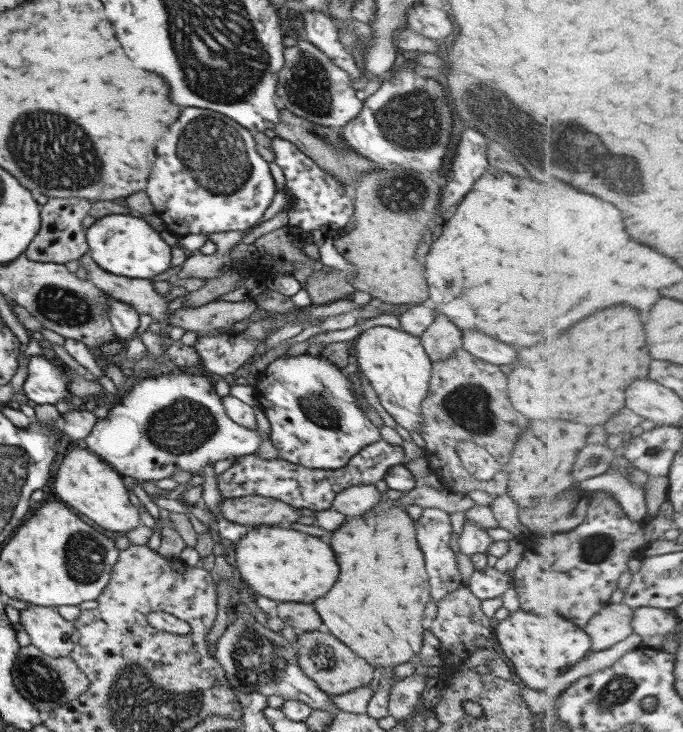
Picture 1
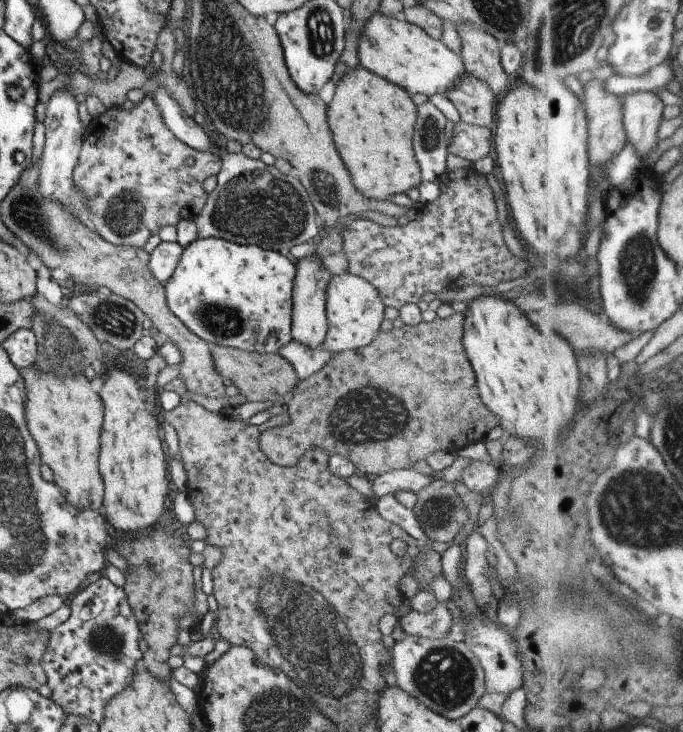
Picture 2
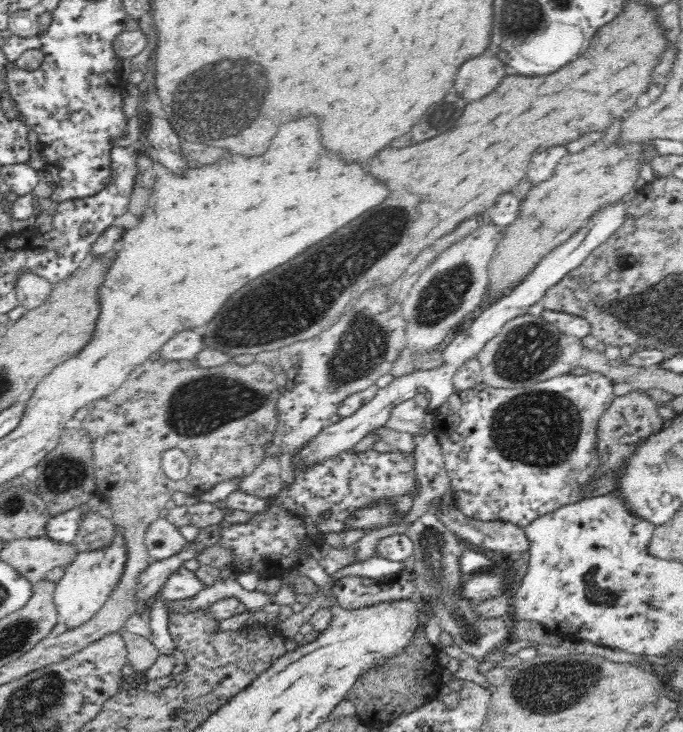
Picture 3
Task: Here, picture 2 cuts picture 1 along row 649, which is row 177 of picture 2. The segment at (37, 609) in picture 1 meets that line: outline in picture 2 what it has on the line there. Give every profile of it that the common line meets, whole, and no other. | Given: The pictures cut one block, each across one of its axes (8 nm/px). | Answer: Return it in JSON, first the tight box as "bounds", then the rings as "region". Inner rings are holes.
{"bounds":[37,90,88,223],"region":[[[55,90],[51,94],[45,106],[44,119],[42,120],[45,132],[45,140],[41,148],[39,170],[37,170],[37,188],[39,194],[47,200],[55,200],[63,206],[65,212],[69,212],[73,218],[79,218],[88,223],[88,206],[85,196],[75,188],[73,184],[73,168],[77,164],[79,148],[81,146],[84,129],[79,124],[75,96],[69,90]]]}

